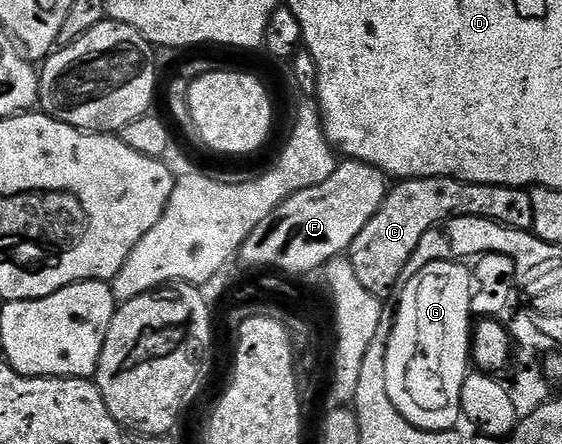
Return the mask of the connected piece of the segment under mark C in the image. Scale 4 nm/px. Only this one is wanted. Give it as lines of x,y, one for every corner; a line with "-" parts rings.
445,176
401,180
389,191
374,218
370,218
366,226
362,226
358,238
354,238
352,247
346,253
346,259
354,266
358,282
362,282
362,286
366,286
372,296
387,297
387,292
401,283
402,270
406,270
410,254
418,250
422,234
433,231
453,216
486,218
505,224
507,228
526,232
532,226
532,197
523,188
464,184
460,180
451,180

